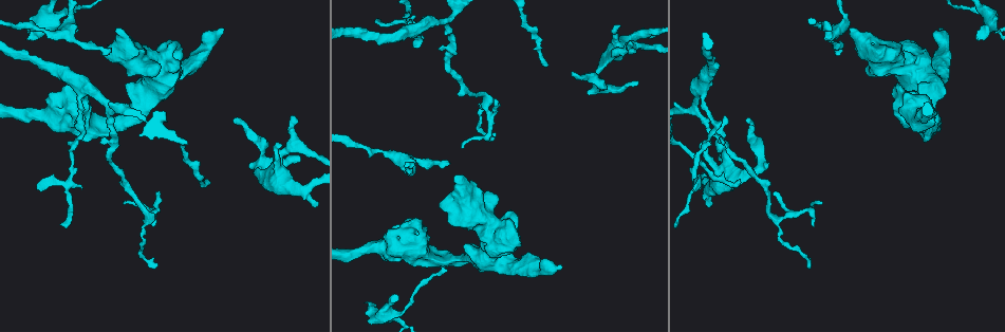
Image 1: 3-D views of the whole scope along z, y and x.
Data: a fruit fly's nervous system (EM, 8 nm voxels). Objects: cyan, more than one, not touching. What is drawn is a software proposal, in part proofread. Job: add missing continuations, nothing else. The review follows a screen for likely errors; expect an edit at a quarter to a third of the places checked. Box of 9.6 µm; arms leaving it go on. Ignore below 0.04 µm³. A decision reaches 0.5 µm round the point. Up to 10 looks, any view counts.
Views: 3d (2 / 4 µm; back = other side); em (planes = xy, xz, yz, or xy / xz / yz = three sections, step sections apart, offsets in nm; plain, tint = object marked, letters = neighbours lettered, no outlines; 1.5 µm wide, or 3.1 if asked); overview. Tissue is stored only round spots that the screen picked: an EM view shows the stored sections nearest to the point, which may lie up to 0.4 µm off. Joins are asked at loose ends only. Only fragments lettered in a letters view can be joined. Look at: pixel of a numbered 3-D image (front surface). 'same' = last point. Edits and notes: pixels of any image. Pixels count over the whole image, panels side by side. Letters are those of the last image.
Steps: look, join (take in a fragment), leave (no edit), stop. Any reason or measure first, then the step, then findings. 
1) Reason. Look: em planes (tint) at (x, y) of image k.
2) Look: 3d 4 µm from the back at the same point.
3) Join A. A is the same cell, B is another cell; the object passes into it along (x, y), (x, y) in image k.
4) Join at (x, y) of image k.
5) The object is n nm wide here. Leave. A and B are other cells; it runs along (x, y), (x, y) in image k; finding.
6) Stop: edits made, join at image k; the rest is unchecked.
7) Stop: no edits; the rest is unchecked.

Free end. Look: em yz step 4 (plain) at (234, 122) of image 1.

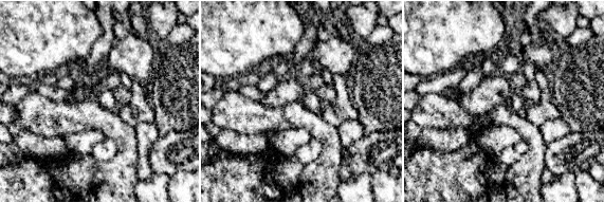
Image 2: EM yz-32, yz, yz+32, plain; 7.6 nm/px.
Look: em yz step 4 (letters) at the same point.

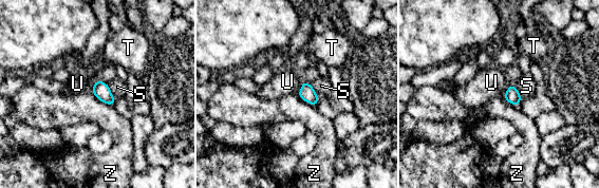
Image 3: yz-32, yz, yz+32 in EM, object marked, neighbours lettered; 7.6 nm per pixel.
Leave. S, T, U and Z are other cells; a border runs along (108, 85), (115, 99) in image 3; none of them fits.

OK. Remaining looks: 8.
An open end. Look: 3d 2 µm at (618, 25) of image 1.

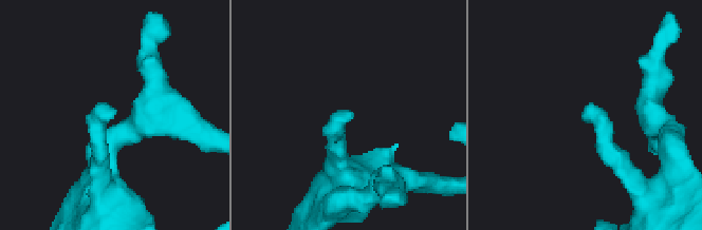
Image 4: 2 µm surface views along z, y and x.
Need the tissue. Look: em xz step 4 (letters) at (586, 108) of image 4.

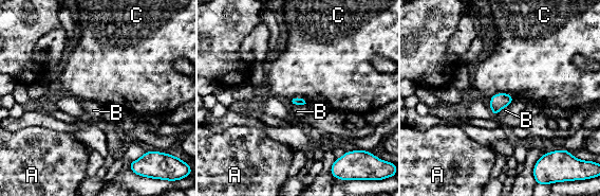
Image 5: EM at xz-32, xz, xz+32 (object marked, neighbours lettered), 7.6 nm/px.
Leave. A, B and C are other cells; a border runs along (490, 96), (509, 93), (514, 99) in image 5; none of them fits.

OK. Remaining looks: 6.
Free end. Look: em xy step 8 (plain) at (939, 27) of image 1.

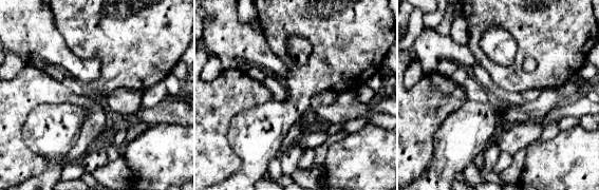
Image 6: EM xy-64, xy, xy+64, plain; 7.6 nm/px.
Look: em xy step 8 (tint) at the same point.

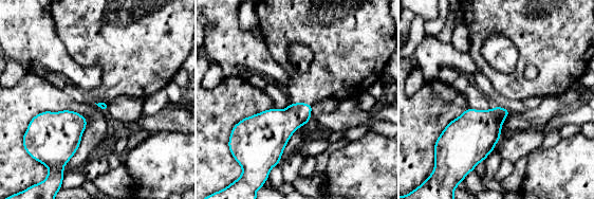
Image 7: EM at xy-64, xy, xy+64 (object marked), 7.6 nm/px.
Look: em xy step 8 (letters) at the same point.

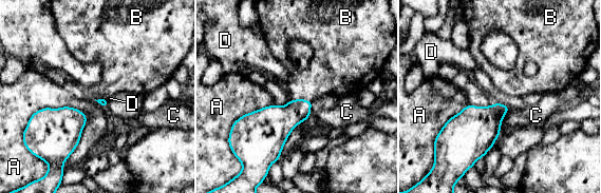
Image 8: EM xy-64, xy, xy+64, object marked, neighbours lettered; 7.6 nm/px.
Join at (323, 76) of image 8. B is the same cell, A, C and D are other cells; the object passes into it along (278, 122), (301, 99), (323, 76) in image 8; it goes on there.

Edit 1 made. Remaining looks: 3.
Look: 3d 4 µm from the back at (369, 303) of image 1.

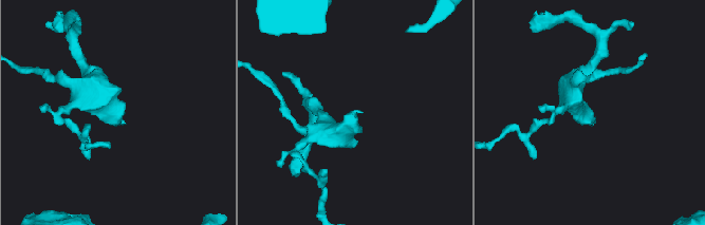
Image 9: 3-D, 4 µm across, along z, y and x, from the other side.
Shape alone is not enough. Look: em yz step 4 (tint) at (125, 124) of image 9.

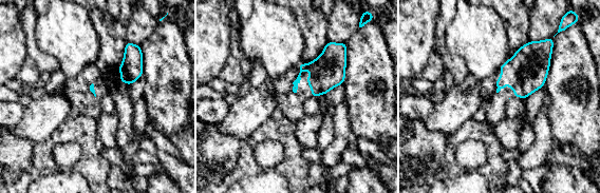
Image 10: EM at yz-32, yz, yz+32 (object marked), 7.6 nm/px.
Look: em planes (letters) at the same point.

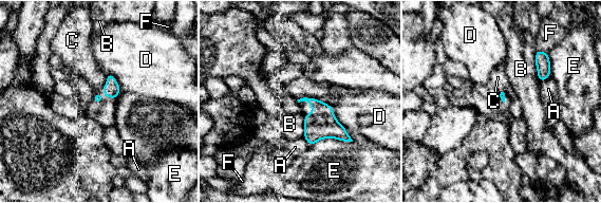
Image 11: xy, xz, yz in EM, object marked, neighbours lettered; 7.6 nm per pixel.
Leave. A, B, C, D, E and F are other cells; a border runs along (106, 74), (106, 81), (101, 87) in image 11; no lettered fragment goes on from it.

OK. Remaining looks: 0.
Stop: edits made, join at image 8; the rest is unchecked.

